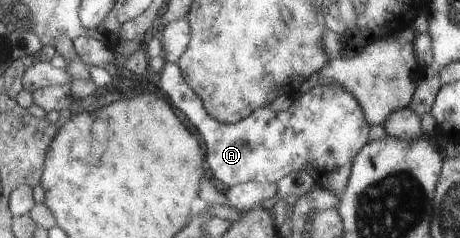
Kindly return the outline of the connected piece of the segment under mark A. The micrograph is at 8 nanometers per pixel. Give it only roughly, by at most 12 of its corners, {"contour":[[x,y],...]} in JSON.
{"contour":[[177,64],[156,86],[228,187],[313,174],[343,192],[370,126],[320,80],[281,113],[223,124]]}

